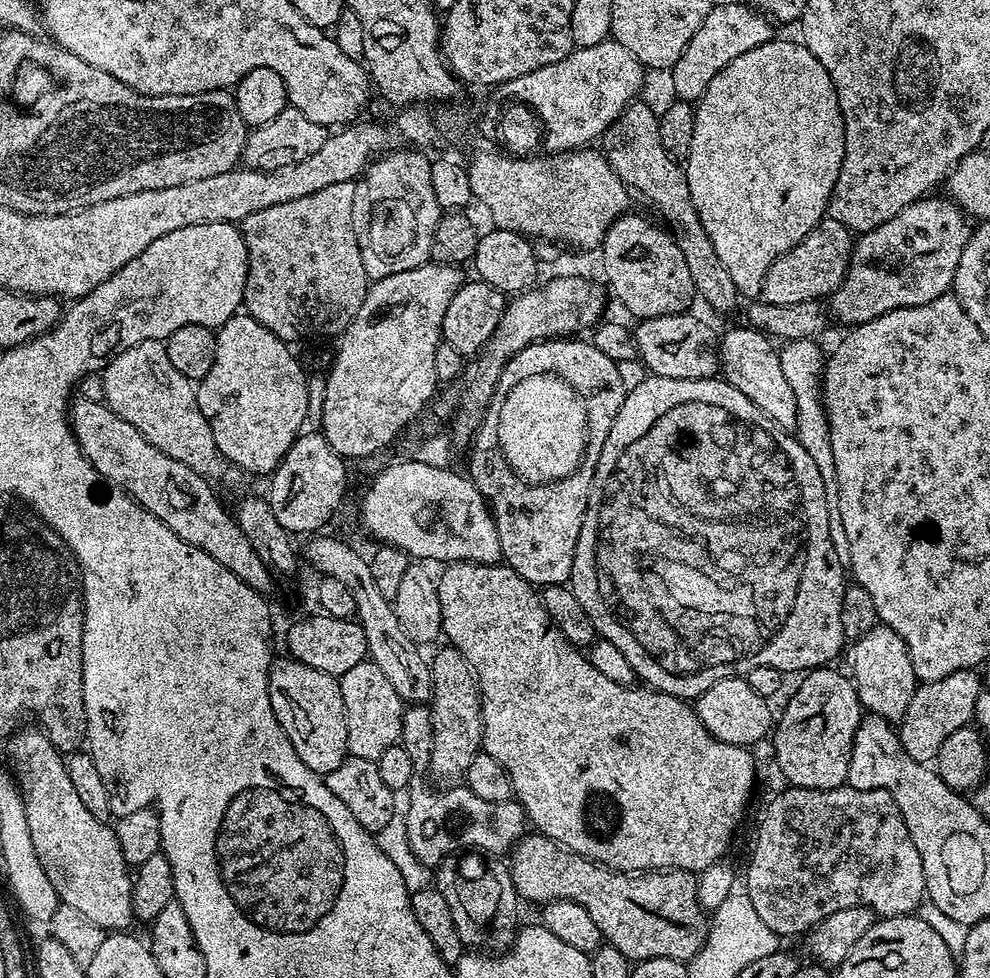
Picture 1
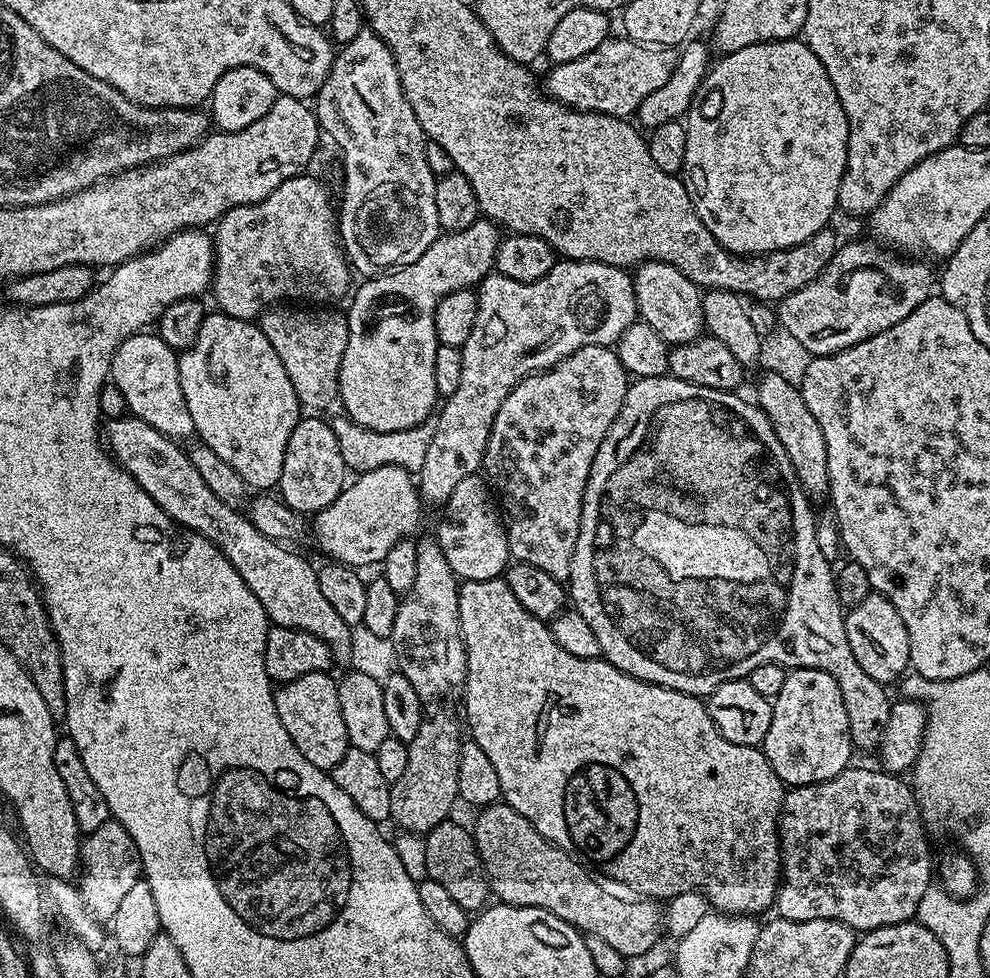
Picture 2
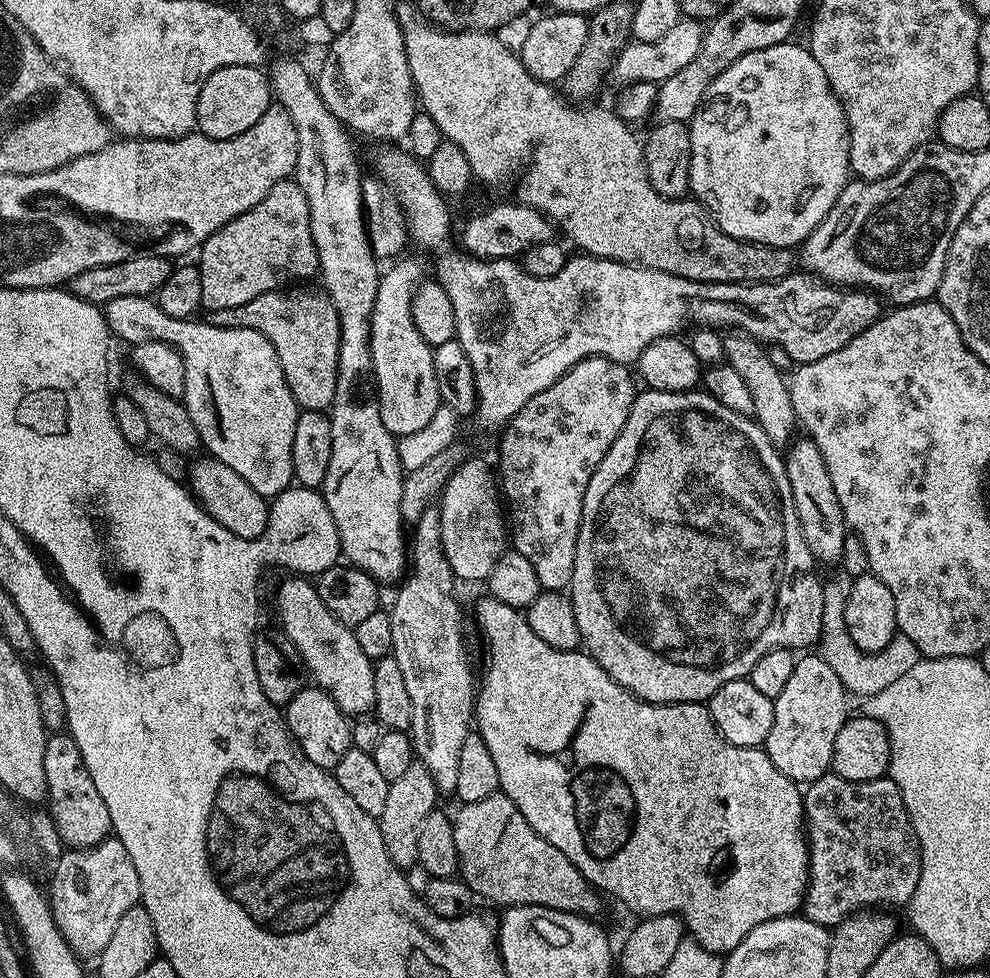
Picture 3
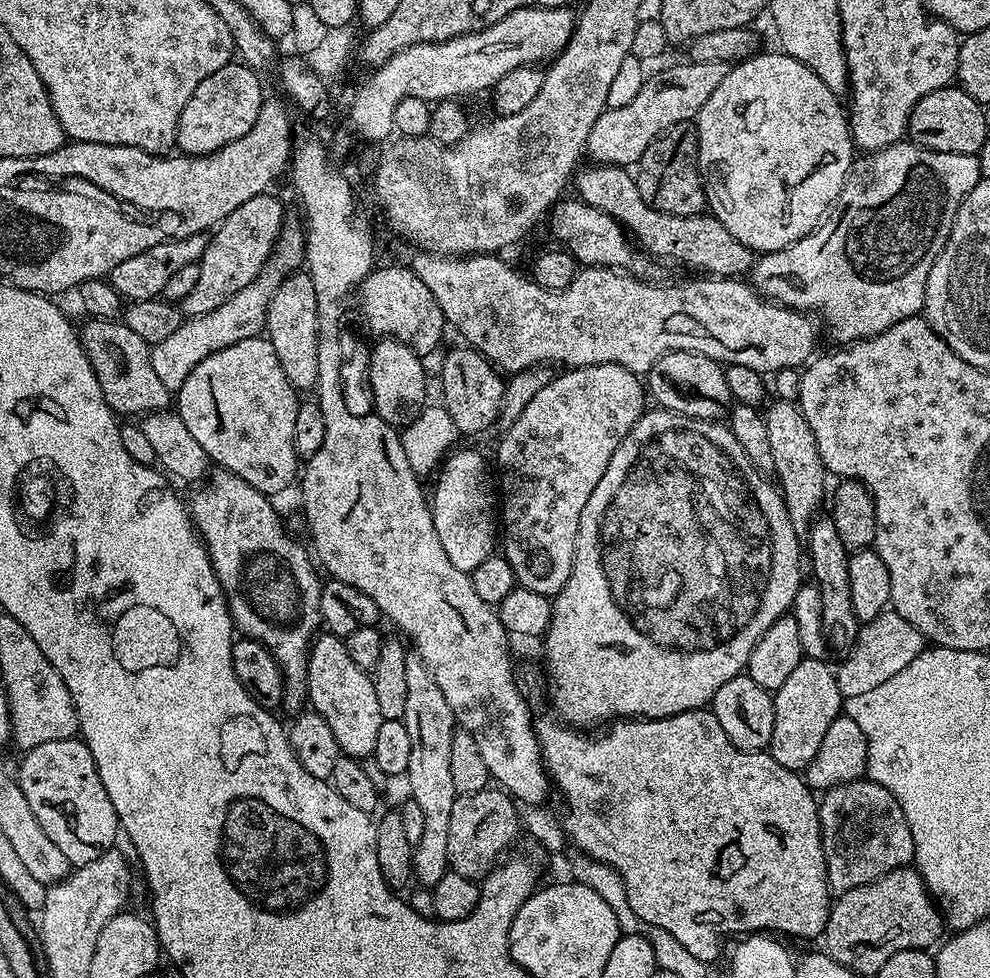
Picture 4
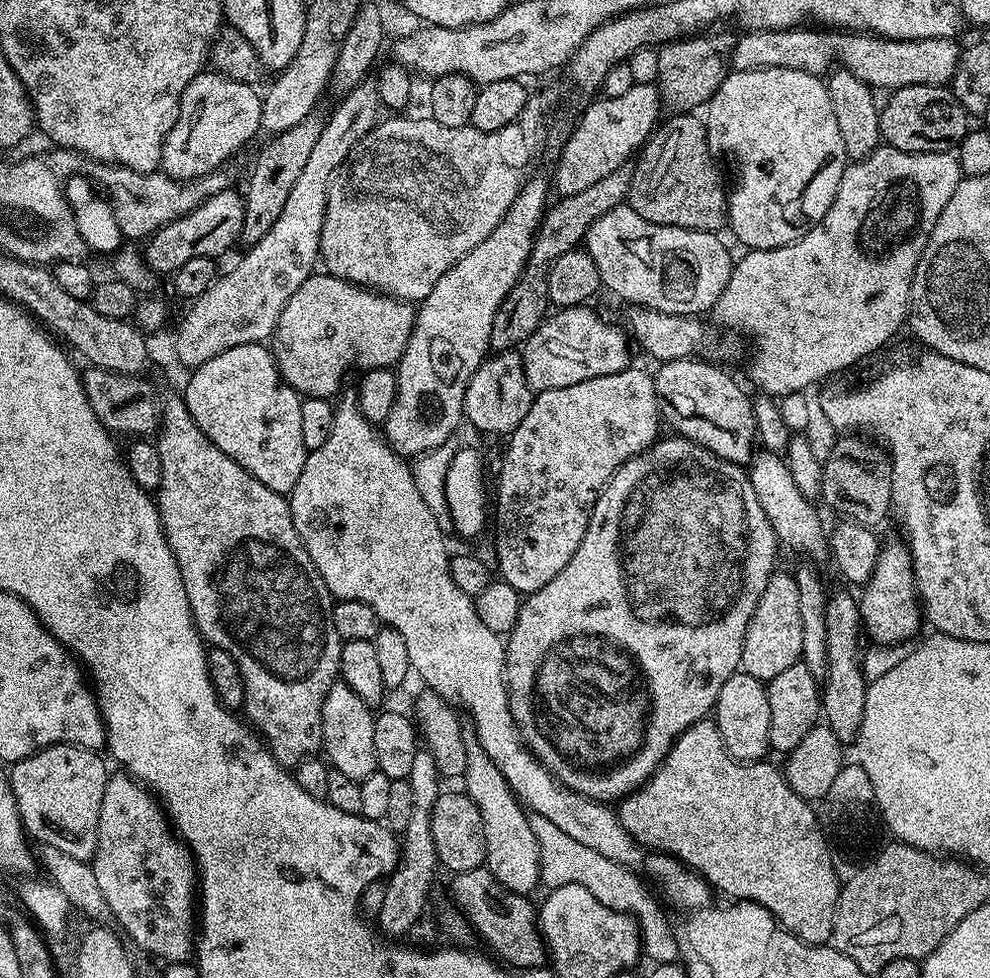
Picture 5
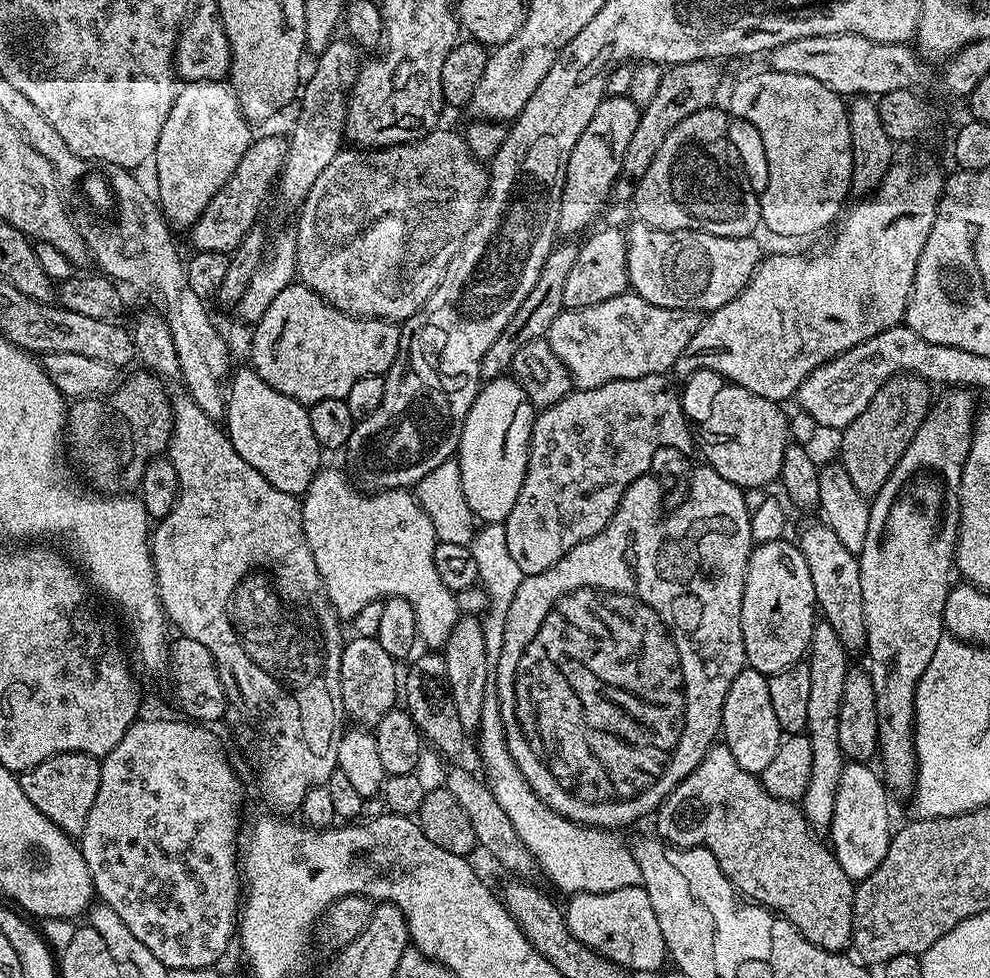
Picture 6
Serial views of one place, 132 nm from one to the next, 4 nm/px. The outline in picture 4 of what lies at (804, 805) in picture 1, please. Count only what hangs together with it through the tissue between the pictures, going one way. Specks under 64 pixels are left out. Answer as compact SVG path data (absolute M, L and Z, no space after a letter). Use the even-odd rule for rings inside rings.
M861 778L851 780L842 786L827 789L819 797L820 841L826 862L828 886L833 893L854 890L858 886L866 886L866 882L874 882L895 868L907 868L914 860L914 842L910 834L910 826L906 822L906 814L902 814L902 806L898 806L898 798L886 790L886 786L878 786L873 780Z

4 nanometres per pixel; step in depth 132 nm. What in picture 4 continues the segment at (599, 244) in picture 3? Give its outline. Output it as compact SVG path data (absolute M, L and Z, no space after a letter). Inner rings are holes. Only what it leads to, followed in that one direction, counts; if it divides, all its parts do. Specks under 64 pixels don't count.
M593 163L591 167L581 167L575 173L575 195L590 206L610 214L610 218L617 220L649 257L673 260L676 264L697 268L700 271L697 273L712 278L740 278L751 269L754 263L752 249L742 246L742 242L738 242L738 238L734 238L734 234L730 234L730 230L726 230L726 226L722 226L716 216L679 216L654 210L642 198L635 175L627 167L598 163Z

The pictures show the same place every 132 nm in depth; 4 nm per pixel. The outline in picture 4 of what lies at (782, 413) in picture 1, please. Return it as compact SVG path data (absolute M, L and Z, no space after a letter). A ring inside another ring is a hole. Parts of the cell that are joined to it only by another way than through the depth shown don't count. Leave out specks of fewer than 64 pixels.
M824 514L812 521L806 533L806 560L812 563L811 579L821 592L822 634L827 647L837 648L840 654L852 647L862 625L854 614L854 602L850 599L849 555L850 549L842 542L842 538L838 538L838 526L834 526L831 515Z

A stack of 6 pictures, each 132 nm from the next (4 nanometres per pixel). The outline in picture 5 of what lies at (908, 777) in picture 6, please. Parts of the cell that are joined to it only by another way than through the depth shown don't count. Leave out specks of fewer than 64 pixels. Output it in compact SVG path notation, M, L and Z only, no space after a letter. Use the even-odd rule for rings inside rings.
M892 540L881 547L874 574L863 585L859 593L860 618L869 641L877 645L903 645L922 625L920 593L916 590L916 579L912 569L912 556L907 543Z

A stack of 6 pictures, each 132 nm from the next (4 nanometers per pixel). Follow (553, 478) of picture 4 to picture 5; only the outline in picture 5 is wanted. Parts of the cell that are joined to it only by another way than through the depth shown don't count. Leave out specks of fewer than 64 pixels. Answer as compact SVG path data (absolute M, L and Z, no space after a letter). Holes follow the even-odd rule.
M636 366L618 374L586 378L586 382L574 382L574 386L535 393L530 410L526 410L526 418L522 418L507 437L508 449L500 462L500 481L496 488L494 484L495 567L499 579L521 594L527 594L542 590L550 578L558 578L562 566L566 566L566 562L574 558L574 550L582 546L600 491L630 458L656 443L661 435L660 424L662 428L653 373L643 372Z

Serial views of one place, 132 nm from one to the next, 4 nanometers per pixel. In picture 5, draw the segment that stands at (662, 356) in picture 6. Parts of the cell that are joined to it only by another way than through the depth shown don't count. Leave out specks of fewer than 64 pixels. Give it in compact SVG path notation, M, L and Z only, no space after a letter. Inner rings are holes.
M581 306L553 311L539 330L524 341L524 377L533 393L574 386L574 382L586 382L586 378L598 378L602 374L618 374L630 367L629 333L590 309Z

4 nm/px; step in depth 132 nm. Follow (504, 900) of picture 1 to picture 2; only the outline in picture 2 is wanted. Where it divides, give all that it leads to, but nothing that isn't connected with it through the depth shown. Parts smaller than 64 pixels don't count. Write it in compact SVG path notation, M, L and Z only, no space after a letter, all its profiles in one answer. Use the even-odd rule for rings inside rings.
M452 818L443 820L424 836L427 879L441 884L454 897L454 902L458 902L458 906L462 906L469 914L475 914L489 903L488 876L484 873L484 863L476 849L475 835L454 821Z

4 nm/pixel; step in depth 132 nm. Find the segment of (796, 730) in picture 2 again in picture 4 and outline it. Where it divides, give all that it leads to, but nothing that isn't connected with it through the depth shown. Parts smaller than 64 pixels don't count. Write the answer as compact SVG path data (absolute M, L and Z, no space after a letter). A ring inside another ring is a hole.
M824 658L800 660L774 693L774 734L770 751L772 757L791 772L799 773L807 768L810 758L818 752L826 730L830 730L830 722L842 712L836 673L833 665L826 661Z

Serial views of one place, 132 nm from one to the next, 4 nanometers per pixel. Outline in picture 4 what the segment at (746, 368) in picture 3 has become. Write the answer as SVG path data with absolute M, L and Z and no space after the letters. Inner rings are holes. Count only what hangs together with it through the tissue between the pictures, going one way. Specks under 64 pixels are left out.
M777 398L772 402L772 405L769 403L763 409L766 434L770 441L770 454L774 458L772 472L780 494L784 497L784 505L790 514L790 522L794 530L797 534L804 534L812 525L812 521L817 519L821 511L819 510L820 503L823 500L825 503L824 476L826 477L826 469L822 462L822 454L818 454L818 442L814 442L810 422L806 422L799 403Z

